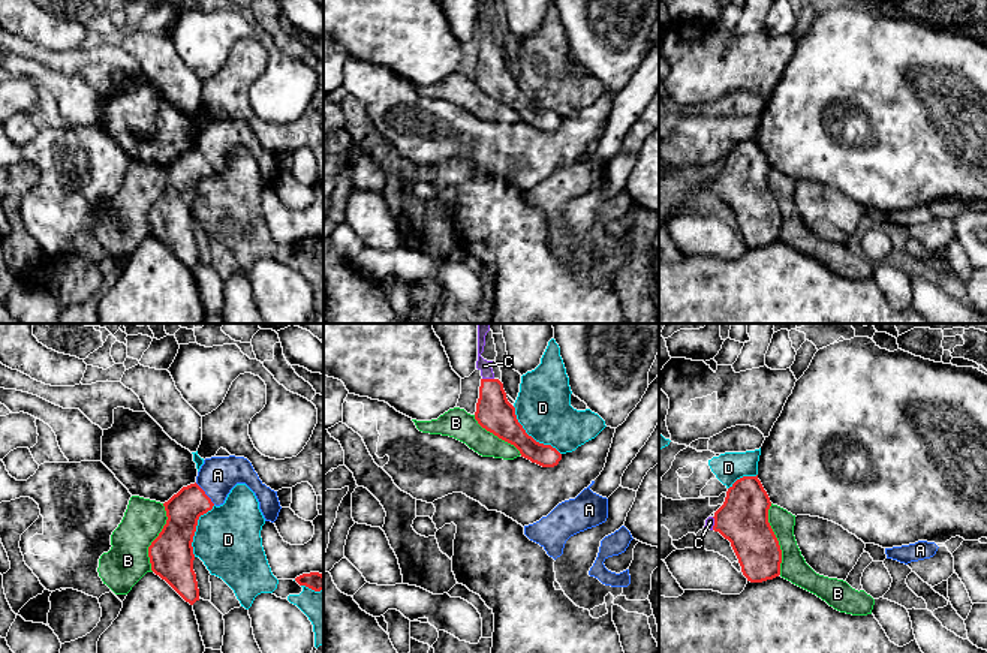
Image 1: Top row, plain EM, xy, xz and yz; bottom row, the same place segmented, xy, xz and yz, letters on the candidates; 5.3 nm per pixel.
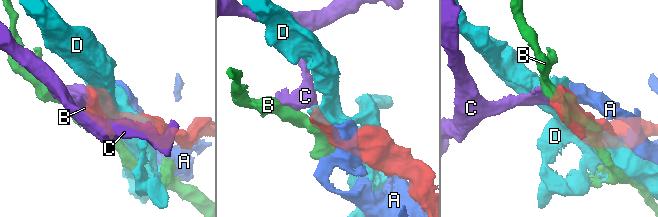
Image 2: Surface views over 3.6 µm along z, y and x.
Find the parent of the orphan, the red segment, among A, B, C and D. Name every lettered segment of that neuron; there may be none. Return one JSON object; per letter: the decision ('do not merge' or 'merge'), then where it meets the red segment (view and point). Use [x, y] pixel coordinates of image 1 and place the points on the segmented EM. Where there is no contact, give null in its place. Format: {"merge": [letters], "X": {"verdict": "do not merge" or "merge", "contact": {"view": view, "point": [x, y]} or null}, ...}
{"merge": ["C"], "A": {"verdict": "do not merge", "contact": {"view": "xy", "point": [204, 493]}}, "B": {"verdict": "do not merge", "contact": {"view": "yz", "point": [776, 539]}}, "C": {"verdict": "merge", "contact": {"view": "xz", "point": [489, 379]}}, "D": {"verdict": "do not merge", "contact": {"view": "xz", "point": [530, 436]}}}

